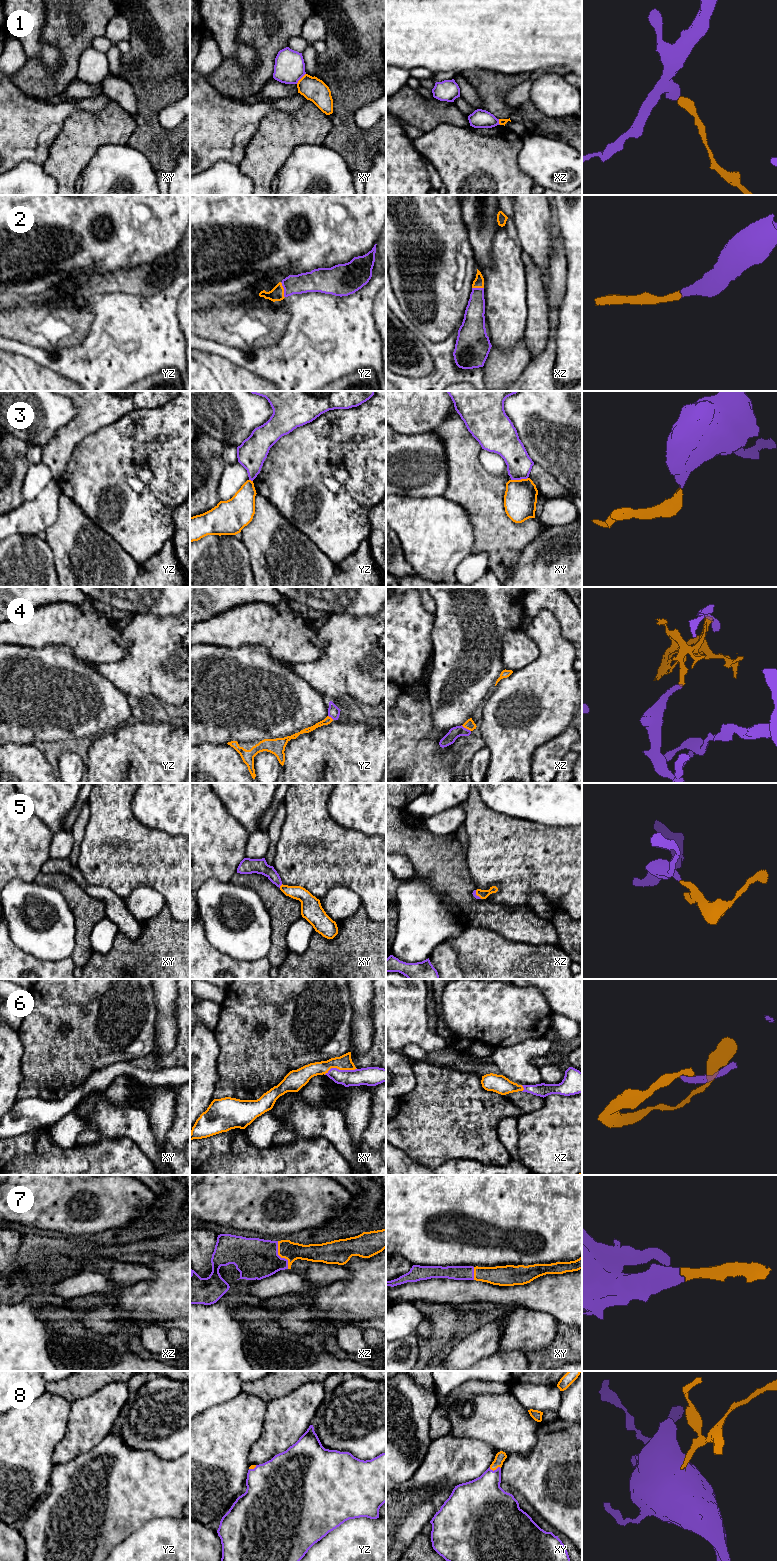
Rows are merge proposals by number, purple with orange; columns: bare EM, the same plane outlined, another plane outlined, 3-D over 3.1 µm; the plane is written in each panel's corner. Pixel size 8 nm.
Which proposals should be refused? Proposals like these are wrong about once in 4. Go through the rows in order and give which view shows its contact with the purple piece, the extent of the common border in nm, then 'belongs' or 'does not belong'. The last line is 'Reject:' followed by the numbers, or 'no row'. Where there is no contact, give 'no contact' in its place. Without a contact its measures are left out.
1: xy | 120 nm | does not belong
2: yz | 130 nm | belongs
3: xy | 140 nm | does not belong
4: xz | 90 nm | does not belong
5: xy | 40 nm | belongs
6: xy | 260 nm | belongs
7: xz | 240 nm | belongs
8: xy | 100 nm | belongs
Reject: 1, 3, 4

